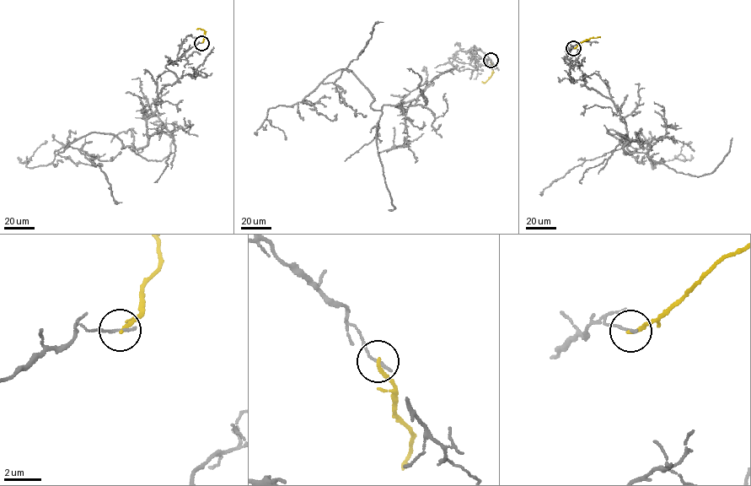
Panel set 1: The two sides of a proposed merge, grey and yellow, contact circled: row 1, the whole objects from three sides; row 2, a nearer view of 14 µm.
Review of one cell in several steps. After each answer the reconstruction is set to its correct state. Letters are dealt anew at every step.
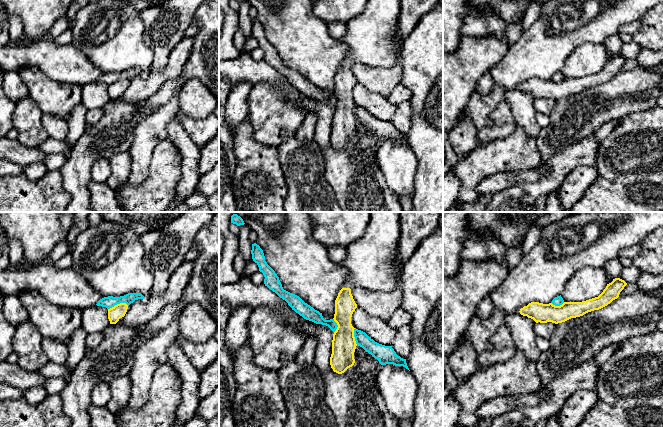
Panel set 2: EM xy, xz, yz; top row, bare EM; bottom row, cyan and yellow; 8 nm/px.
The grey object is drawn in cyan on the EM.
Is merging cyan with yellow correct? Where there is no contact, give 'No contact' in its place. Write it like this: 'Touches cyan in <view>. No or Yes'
Touches cyan in xy. No

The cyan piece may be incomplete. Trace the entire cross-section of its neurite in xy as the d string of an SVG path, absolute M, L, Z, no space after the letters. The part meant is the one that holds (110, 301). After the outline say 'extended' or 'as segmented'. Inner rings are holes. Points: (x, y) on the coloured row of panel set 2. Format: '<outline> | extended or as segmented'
M128 293L120 297L113 297L113 296L104 297L101 300L99 300L96 305L110 309L120 303L126 303L129 306L135 300L144 298L145 297L141 293Z | as segmented

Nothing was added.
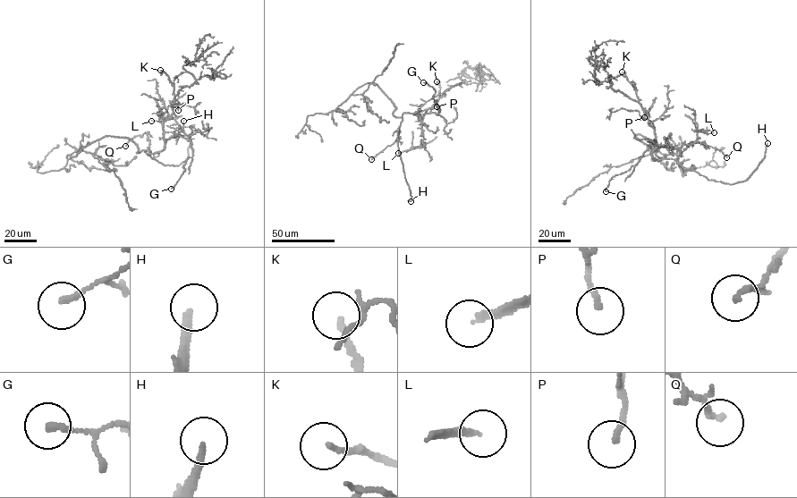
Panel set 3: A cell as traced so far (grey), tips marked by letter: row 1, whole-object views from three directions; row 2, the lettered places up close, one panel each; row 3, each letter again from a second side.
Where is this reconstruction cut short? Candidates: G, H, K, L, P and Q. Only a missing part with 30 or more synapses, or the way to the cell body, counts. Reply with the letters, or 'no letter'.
H, K, L

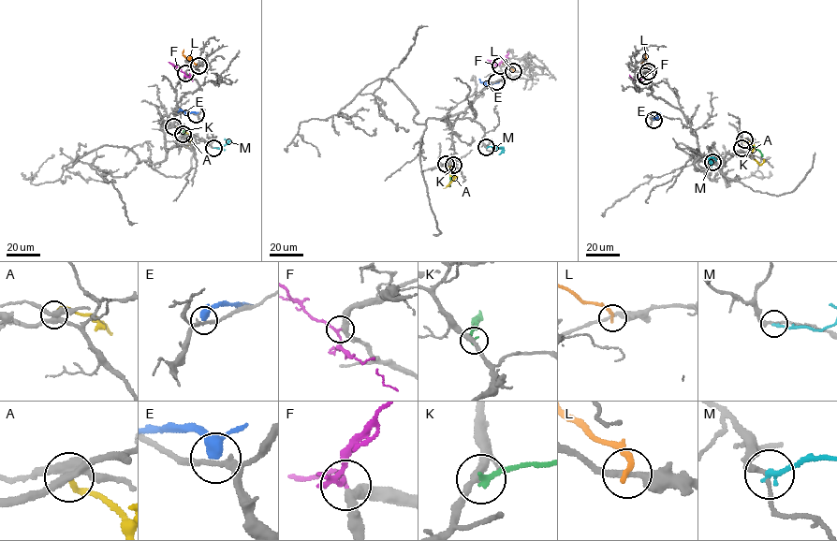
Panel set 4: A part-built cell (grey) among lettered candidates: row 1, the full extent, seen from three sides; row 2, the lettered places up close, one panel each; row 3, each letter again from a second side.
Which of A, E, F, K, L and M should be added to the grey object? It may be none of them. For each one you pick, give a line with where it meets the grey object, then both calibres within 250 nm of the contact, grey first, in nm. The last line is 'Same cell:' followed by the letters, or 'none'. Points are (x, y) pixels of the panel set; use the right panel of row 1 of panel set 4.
F: (645, 76) | 360/150 nm
Same cell: F

